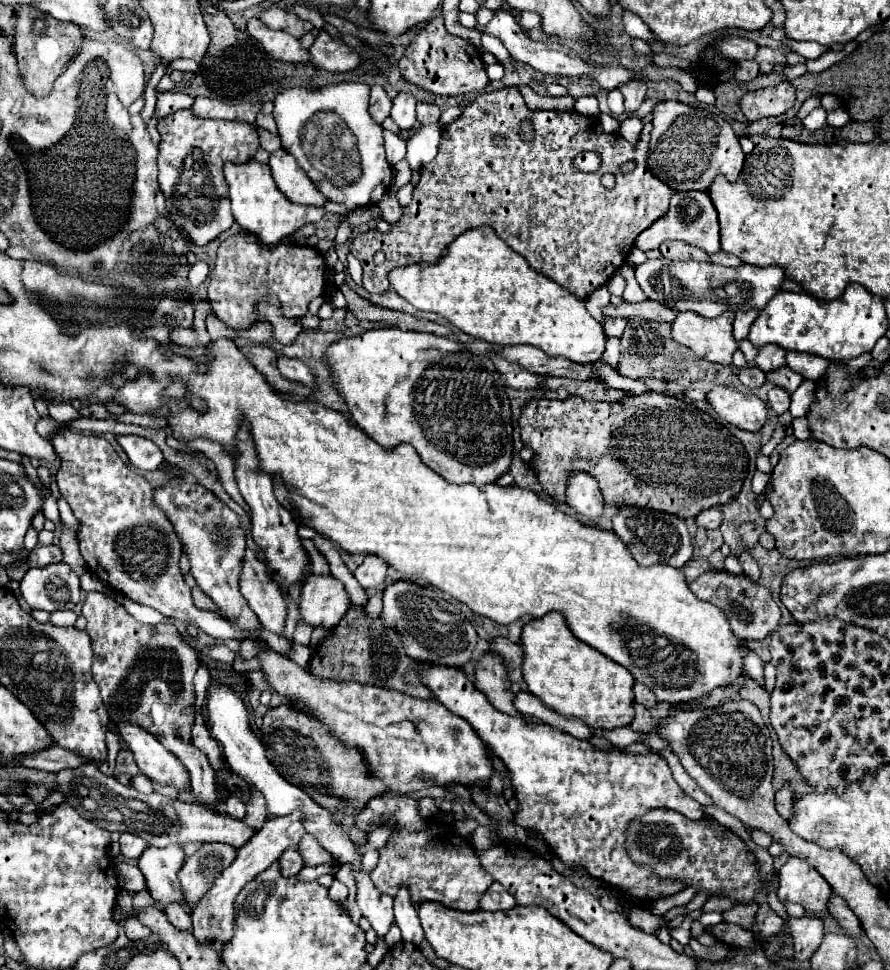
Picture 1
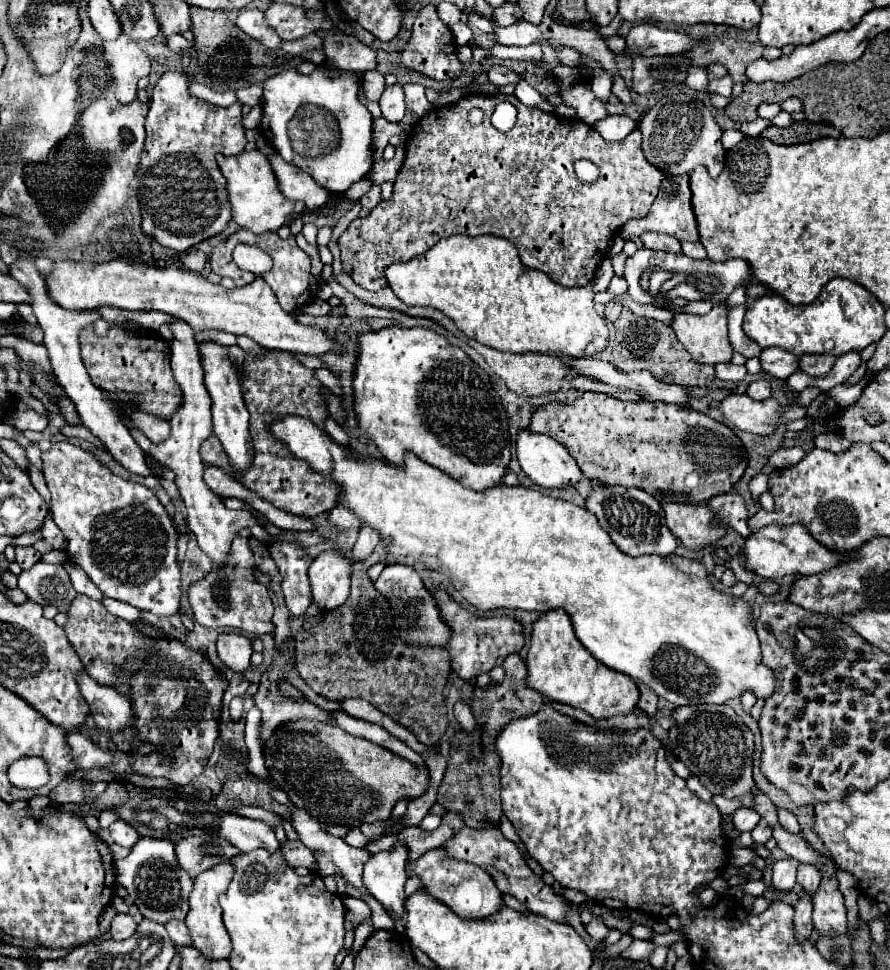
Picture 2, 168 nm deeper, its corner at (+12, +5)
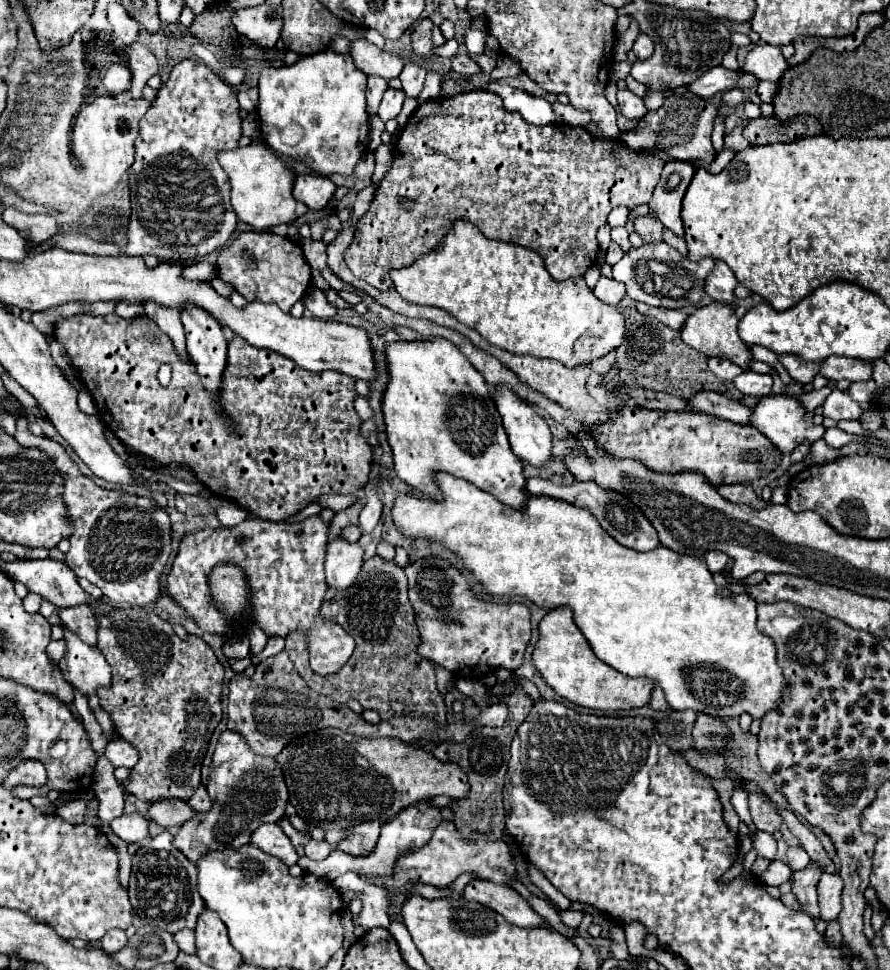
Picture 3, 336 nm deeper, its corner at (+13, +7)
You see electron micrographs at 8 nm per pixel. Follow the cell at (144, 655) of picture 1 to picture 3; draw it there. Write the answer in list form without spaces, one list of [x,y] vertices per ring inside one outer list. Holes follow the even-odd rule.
[[[88,605],[60,609],[60,621],[90,647],[98,645],[98,617]]]

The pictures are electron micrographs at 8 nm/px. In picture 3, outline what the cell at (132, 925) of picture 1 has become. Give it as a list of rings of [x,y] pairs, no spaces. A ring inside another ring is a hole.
[[[110,929],[102,937],[102,949],[106,953],[114,953],[114,951],[122,949],[124,945],[126,945],[126,933],[124,933],[124,929]]]

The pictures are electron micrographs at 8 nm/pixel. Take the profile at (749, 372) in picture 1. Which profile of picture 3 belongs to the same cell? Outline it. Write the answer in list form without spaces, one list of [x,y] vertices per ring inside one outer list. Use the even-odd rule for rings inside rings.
[[[720,357],[708,359],[708,367],[710,367],[710,371],[712,371],[716,377],[720,377],[720,379],[730,379],[730,381],[744,371],[740,365],[734,365],[732,361],[726,361],[726,359],[720,359]]]

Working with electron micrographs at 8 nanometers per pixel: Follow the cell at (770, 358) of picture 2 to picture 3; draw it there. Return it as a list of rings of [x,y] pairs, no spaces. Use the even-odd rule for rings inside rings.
[[[778,355],[778,361],[784,365],[784,369],[788,371],[788,375],[792,379],[796,379],[802,385],[812,383],[812,379],[818,373],[818,363],[806,363],[800,357],[790,357],[790,355]]]

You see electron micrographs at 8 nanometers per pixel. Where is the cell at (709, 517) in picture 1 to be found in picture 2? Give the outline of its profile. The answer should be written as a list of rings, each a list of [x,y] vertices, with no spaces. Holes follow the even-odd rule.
[[[725,493],[725,495],[717,495],[711,497],[707,501],[719,515],[719,519],[727,525],[731,525],[733,529],[739,531],[739,535],[747,537],[749,535],[749,527],[747,527],[747,505],[745,499],[739,493]]]

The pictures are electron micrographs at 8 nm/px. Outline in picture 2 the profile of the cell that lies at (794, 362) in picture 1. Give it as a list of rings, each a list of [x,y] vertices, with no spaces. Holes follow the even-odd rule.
[[[803,355],[799,357],[799,367],[803,373],[809,373],[809,375],[825,375],[833,369],[837,357],[835,355]]]

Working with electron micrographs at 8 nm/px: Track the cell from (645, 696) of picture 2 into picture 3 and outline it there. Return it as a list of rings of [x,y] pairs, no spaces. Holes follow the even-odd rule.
[[[654,685],[654,689],[652,689],[652,697],[650,697],[648,707],[652,707],[654,711],[666,711],[668,709],[666,699],[664,699],[664,693],[662,693],[662,689],[658,685]]]

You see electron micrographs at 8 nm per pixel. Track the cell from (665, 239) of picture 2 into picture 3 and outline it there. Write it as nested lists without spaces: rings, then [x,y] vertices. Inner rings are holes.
[[[638,217],[634,221],[636,233],[644,239],[644,243],[662,243],[662,223],[652,221],[652,217]]]

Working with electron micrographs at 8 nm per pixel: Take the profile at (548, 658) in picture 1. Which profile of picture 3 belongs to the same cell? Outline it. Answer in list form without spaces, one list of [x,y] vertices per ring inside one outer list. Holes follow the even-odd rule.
[[[558,607],[544,615],[544,619],[538,625],[540,639],[534,647],[532,659],[536,669],[540,671],[542,679],[564,699],[568,699],[574,705],[588,707],[588,709],[600,709],[600,711],[620,711],[620,709],[636,709],[644,707],[650,699],[652,681],[646,677],[630,679],[628,675],[622,675],[608,667],[604,661],[600,661],[594,653],[588,641],[584,639],[582,631],[576,629],[576,623],[572,621],[572,609],[570,607]]]

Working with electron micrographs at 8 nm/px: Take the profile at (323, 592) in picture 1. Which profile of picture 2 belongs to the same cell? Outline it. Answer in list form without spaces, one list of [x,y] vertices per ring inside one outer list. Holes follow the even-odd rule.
[[[323,551],[309,567],[313,603],[331,611],[347,601],[351,585],[351,559],[339,551]]]

